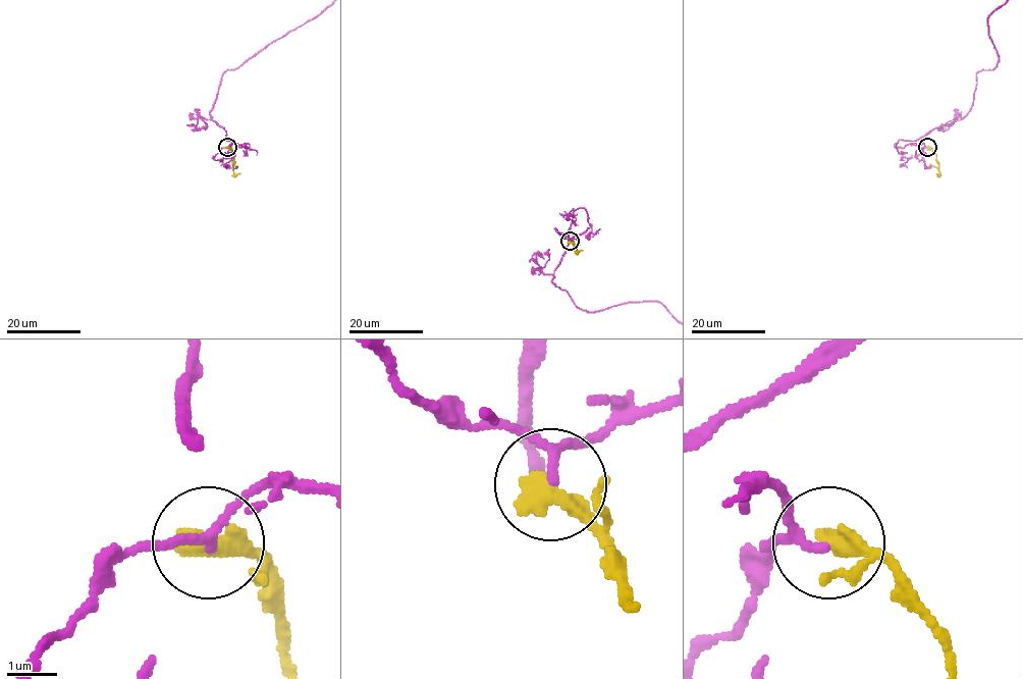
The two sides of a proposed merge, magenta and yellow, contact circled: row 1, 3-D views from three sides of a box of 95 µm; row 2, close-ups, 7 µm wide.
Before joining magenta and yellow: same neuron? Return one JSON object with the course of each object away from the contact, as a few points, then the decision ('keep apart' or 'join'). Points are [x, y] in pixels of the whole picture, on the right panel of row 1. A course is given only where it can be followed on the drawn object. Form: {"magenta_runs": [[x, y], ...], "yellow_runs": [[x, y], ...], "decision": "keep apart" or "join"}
{"magenta_runs": [[927, 147], [895, 147], [967, 113], [976, 74], [998, 60], [987, 17]], "yellow_runs": [[927, 147], [936, 156], [939, 173], [936, 174]], "decision": "join"}

